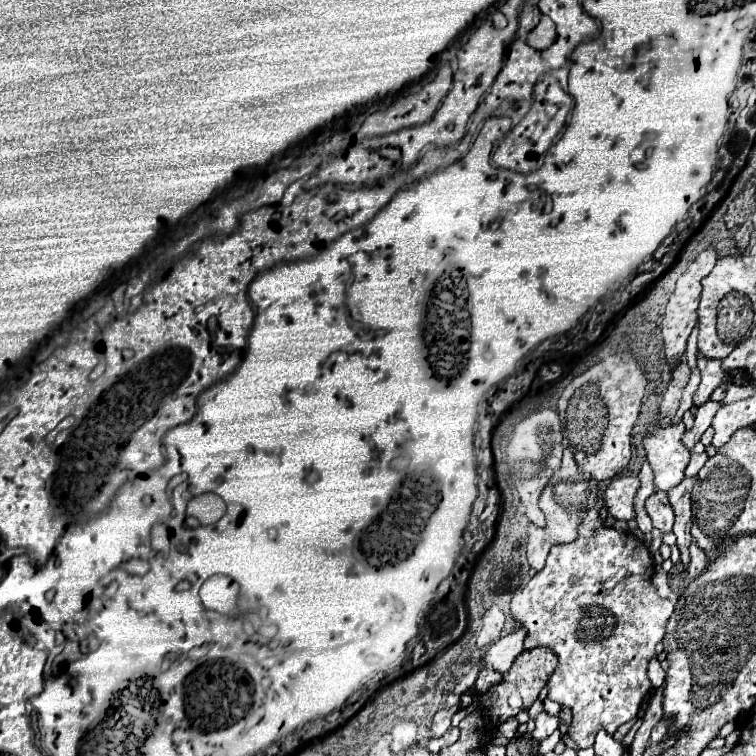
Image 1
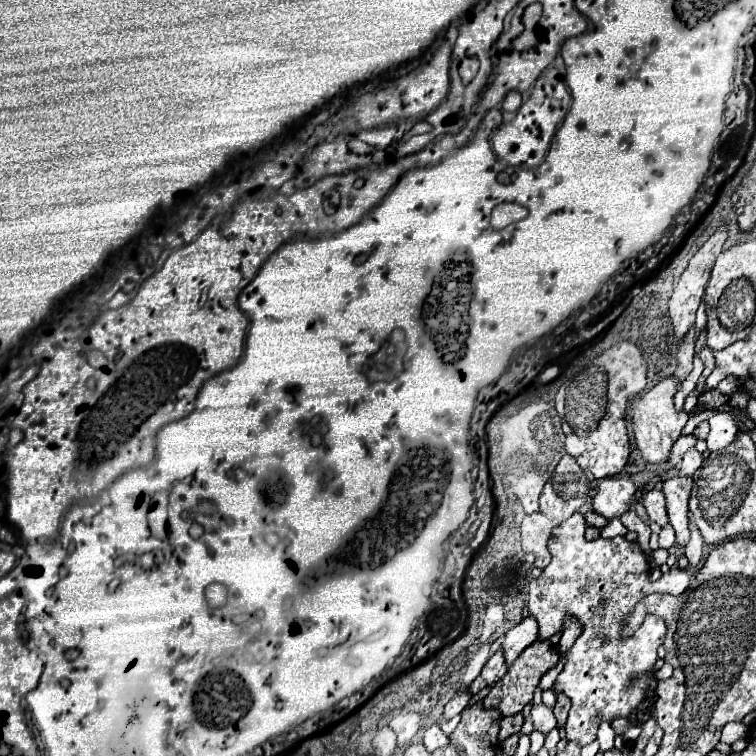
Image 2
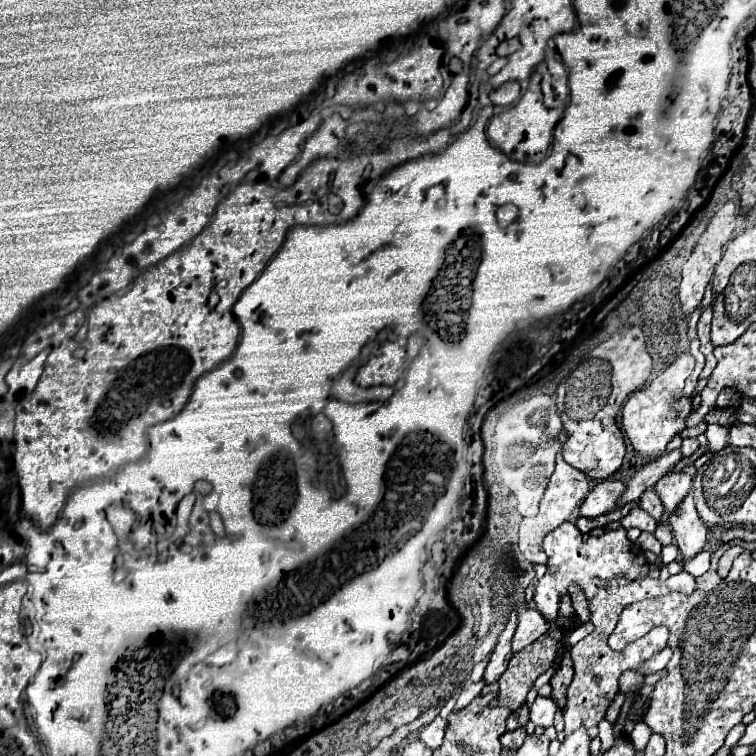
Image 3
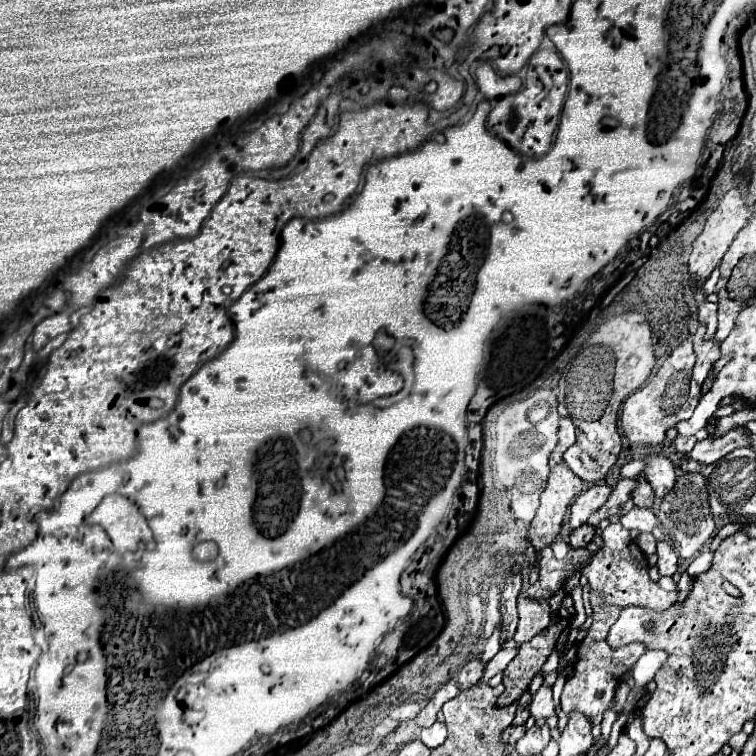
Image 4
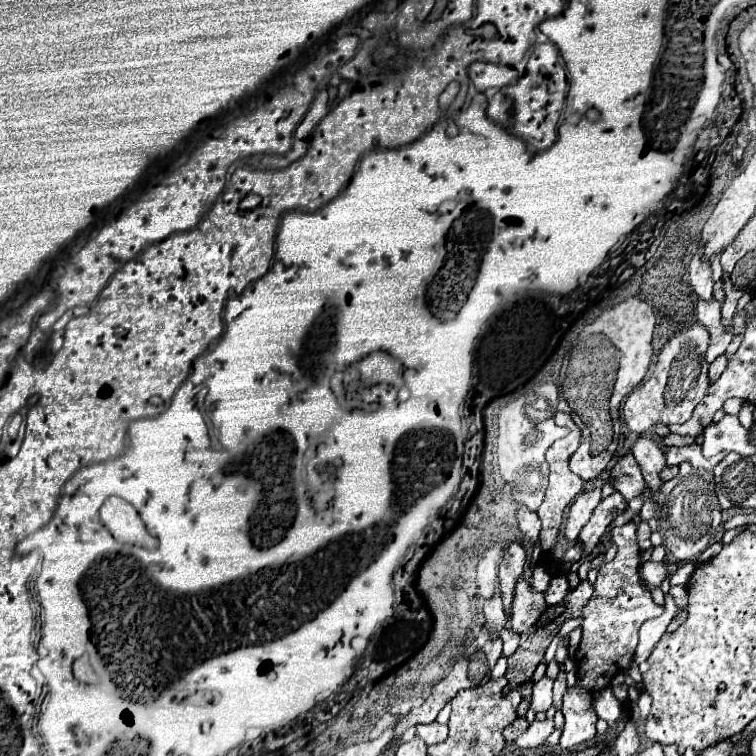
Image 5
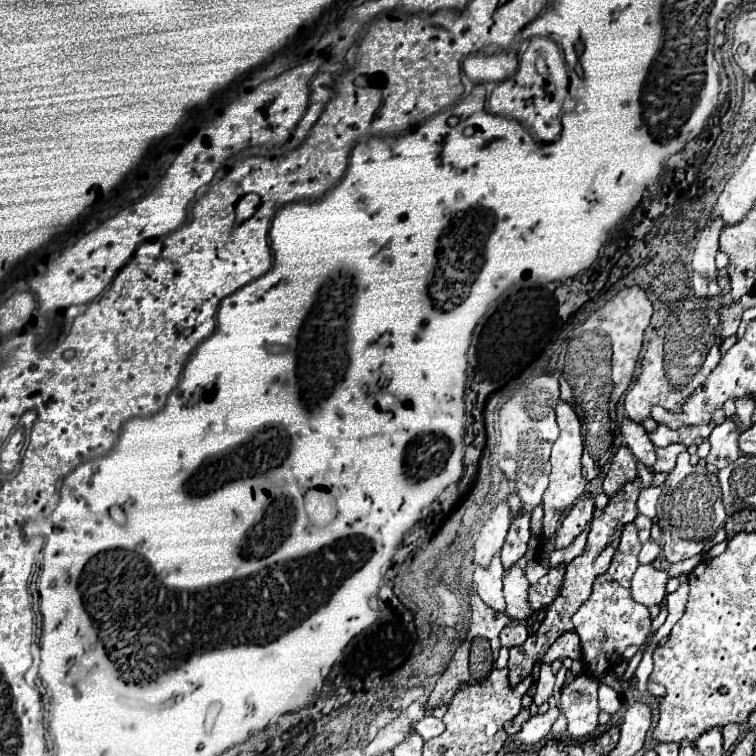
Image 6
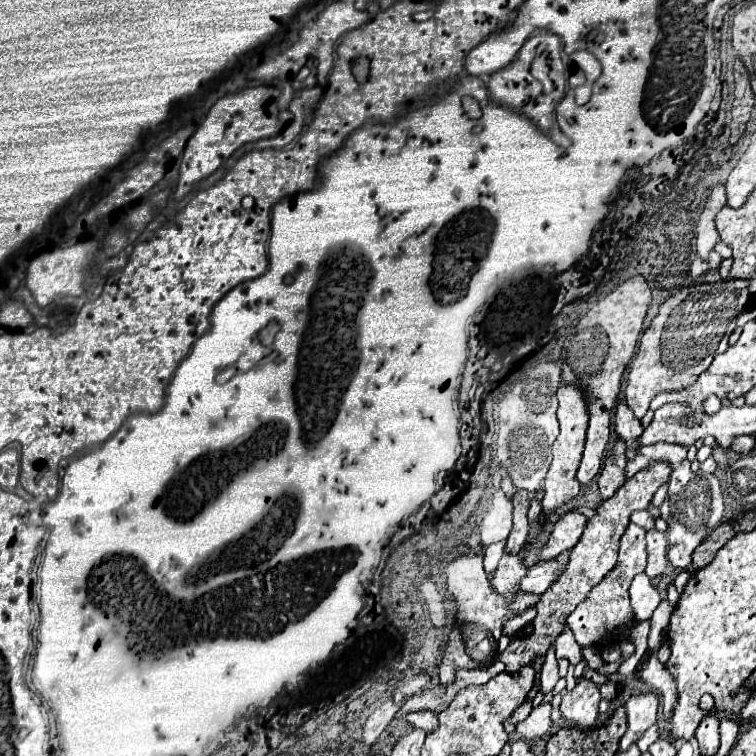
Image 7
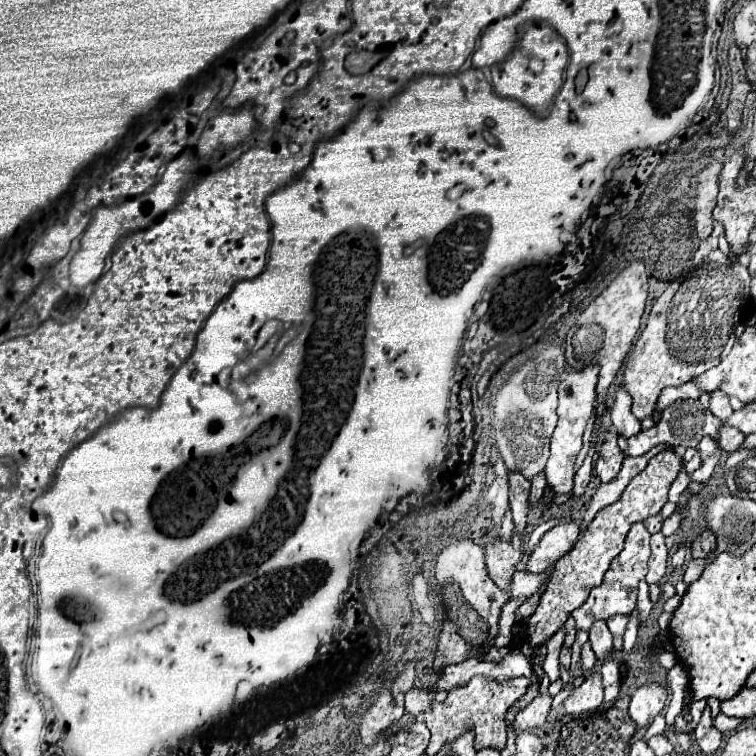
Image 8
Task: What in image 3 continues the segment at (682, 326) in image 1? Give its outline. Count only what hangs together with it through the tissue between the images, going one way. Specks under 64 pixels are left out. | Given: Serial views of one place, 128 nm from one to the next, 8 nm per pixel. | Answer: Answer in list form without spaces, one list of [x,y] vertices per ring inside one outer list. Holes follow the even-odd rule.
[[[726,202],[710,220],[708,228],[704,230],[704,234],[700,236],[692,256],[688,258],[688,262],[684,264],[682,270],[682,284],[680,284],[680,302],[682,302],[682,310],[684,314],[692,314],[696,310],[696,306],[702,302],[704,296],[704,288],[708,286],[708,282],[714,276],[714,268],[720,262],[722,254],[724,254],[724,246],[728,244],[732,232],[736,228],[736,210],[734,210],[734,202]]]

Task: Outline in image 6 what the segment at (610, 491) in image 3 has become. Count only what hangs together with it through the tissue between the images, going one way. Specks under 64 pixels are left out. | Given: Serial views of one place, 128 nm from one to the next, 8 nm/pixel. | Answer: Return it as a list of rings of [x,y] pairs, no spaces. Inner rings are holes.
[[[584,496],[580,498],[572,510],[566,514],[566,518],[562,520],[558,532],[556,532],[556,548],[566,548],[574,542],[574,538],[584,532],[584,528],[590,524],[594,516],[594,500]]]

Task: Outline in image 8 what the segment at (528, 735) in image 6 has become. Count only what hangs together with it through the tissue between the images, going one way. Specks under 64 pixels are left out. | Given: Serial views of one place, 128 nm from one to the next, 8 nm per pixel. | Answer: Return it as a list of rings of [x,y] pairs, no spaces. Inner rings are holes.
[[[538,694],[538,696],[516,716],[516,726],[520,726],[522,730],[540,728],[540,726],[546,722],[550,704],[552,704],[552,696],[550,696],[550,694]]]

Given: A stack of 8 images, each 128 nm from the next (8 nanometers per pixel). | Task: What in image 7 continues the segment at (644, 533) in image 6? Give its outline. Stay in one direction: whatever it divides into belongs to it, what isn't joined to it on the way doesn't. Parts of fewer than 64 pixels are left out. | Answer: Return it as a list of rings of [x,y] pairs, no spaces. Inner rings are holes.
[[[646,510],[634,512],[634,514],[632,514],[632,522],[638,524],[638,526],[642,526],[644,530],[652,530],[652,528],[654,528],[654,518],[652,518],[652,514],[646,512]]]

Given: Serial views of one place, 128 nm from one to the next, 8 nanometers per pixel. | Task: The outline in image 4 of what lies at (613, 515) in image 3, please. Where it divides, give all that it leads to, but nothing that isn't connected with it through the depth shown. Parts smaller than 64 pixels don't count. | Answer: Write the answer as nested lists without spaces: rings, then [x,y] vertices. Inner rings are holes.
[[[584,524],[580,528],[576,528],[572,534],[570,534],[570,546],[572,548],[586,548],[594,538],[594,528]]]

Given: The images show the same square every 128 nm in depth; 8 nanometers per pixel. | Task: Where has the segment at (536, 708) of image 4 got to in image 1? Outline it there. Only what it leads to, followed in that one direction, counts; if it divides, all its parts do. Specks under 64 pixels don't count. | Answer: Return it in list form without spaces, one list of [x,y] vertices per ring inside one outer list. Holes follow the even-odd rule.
[[[540,712],[538,716],[536,716],[536,730],[532,732],[532,736],[534,736],[534,740],[544,740],[544,738],[548,738],[556,728],[558,728],[558,718],[556,716],[550,716],[550,714],[546,714],[546,712]]]

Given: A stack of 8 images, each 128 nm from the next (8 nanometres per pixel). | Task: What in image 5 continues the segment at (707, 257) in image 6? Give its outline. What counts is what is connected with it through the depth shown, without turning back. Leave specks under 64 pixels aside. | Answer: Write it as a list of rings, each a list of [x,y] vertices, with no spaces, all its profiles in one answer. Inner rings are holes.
[[[700,248],[696,250],[696,254],[690,262],[690,284],[700,298],[704,298],[704,300],[712,298],[712,286],[714,286],[712,266],[710,266],[710,262],[700,260]]]

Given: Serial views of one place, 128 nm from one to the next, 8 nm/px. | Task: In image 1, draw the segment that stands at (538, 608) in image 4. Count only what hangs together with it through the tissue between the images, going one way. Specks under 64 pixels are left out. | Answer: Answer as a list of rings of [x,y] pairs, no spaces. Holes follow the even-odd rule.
[[[518,628],[508,636],[502,636],[500,640],[496,640],[484,654],[484,666],[494,668],[500,674],[508,672],[516,656],[524,650],[524,636],[526,636],[524,628]]]

